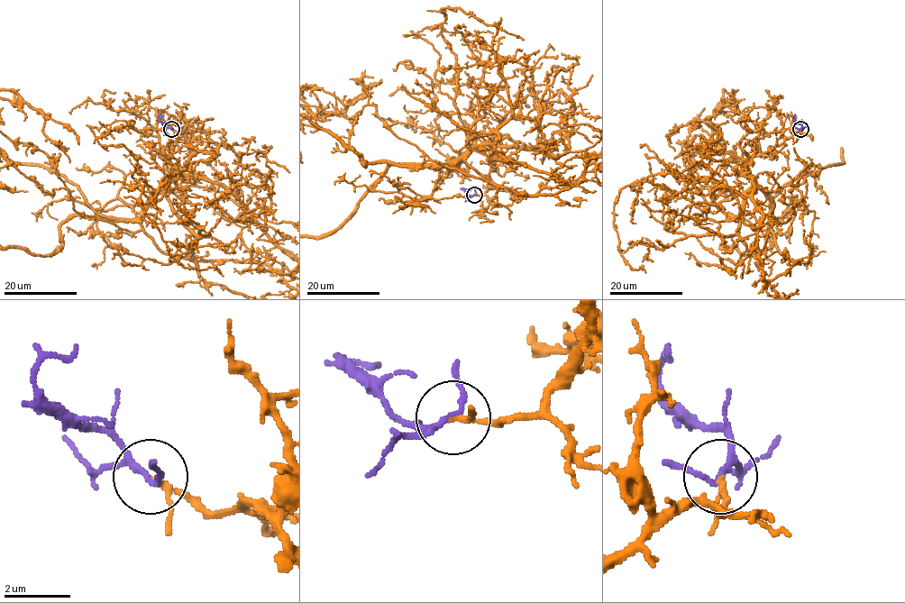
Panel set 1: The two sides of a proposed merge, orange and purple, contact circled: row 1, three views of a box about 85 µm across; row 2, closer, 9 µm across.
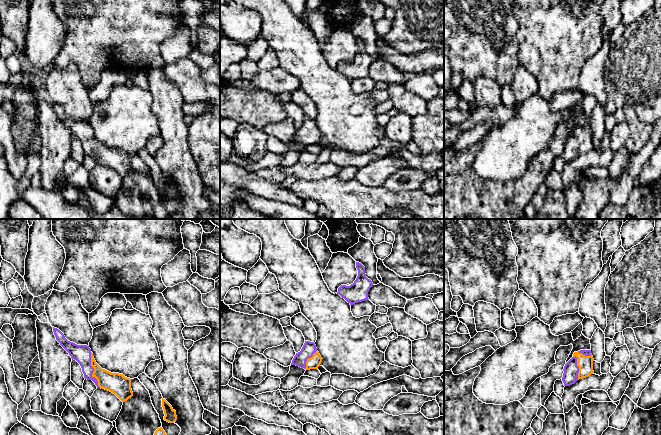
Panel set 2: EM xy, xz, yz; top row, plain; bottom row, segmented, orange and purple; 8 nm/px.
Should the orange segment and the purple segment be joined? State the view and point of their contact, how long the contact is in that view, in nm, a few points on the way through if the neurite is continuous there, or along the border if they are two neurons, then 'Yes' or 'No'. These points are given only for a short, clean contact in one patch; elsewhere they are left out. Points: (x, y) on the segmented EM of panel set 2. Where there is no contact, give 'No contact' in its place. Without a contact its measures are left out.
Touches orange at xy (94, 371). Shared border 320 nm. Yes

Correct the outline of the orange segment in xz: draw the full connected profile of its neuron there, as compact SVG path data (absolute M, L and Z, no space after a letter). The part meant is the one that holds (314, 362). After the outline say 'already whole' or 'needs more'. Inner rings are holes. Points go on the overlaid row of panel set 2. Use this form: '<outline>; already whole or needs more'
M305 341L300 352L296 353L291 365L296 365L305 370L317 369L322 362L322 358L317 351L314 342Z; needs more

